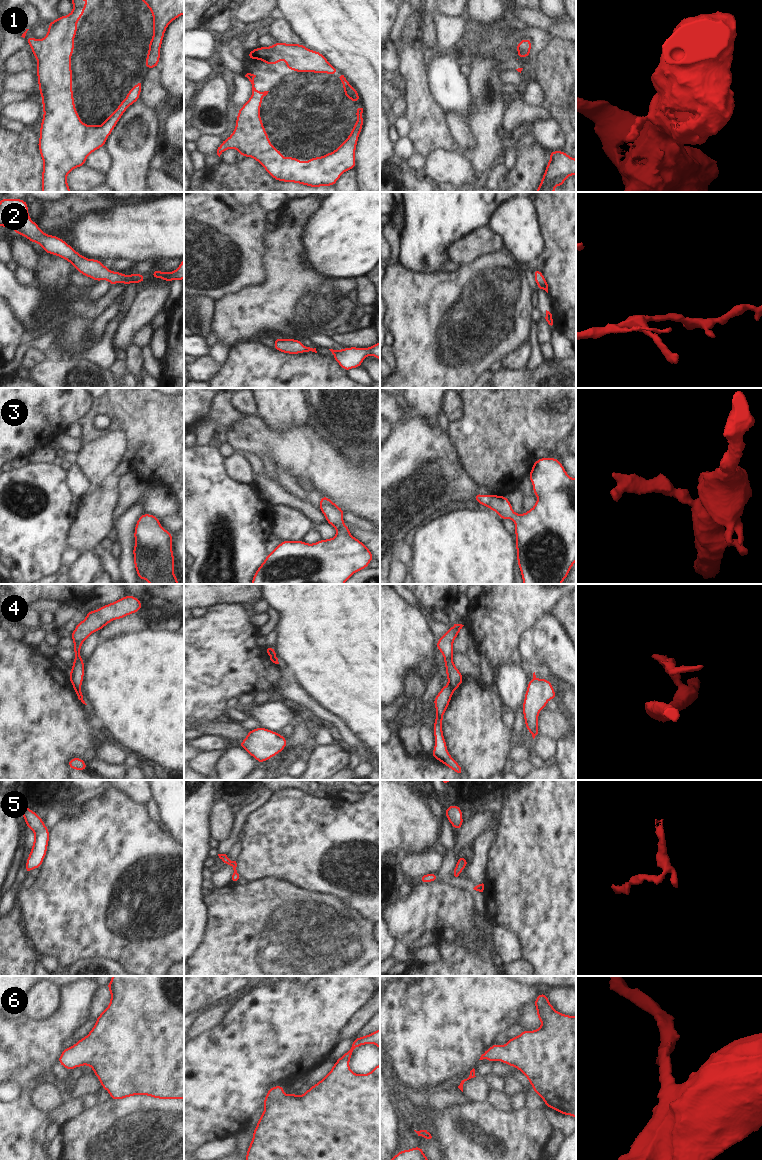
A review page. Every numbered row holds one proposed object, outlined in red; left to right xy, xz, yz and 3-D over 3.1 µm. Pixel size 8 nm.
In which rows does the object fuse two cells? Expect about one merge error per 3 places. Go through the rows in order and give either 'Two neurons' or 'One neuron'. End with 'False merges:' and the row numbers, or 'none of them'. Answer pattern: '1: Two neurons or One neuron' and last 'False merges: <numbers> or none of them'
1: One neuron
2: One neuron
3: One neuron
4: Two neurons
5: One neuron
6: One neuron
False merges: 4.

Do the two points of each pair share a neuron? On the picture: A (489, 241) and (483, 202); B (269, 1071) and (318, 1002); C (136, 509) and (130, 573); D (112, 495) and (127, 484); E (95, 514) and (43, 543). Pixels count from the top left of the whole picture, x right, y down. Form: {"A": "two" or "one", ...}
{"A": "two", "B": "one", "C": "one", "D": "two", "E": "two"}

